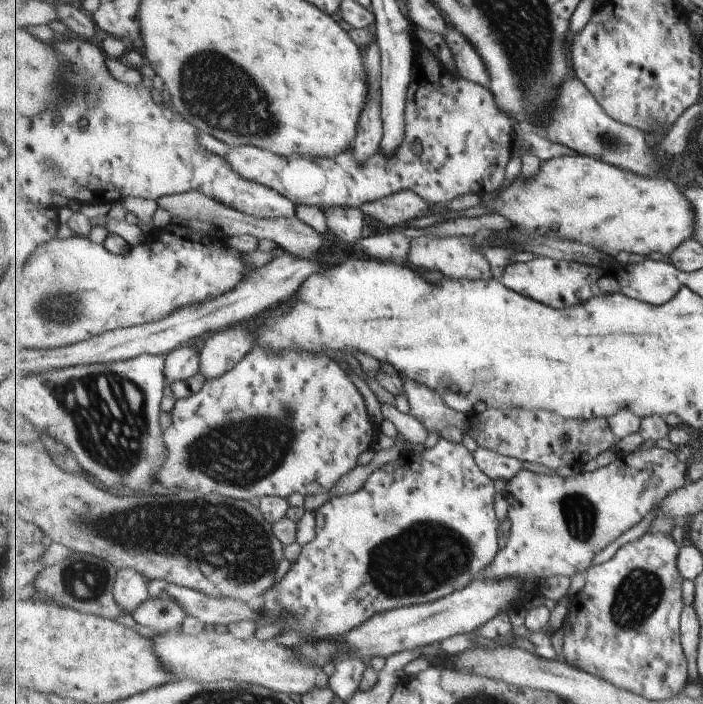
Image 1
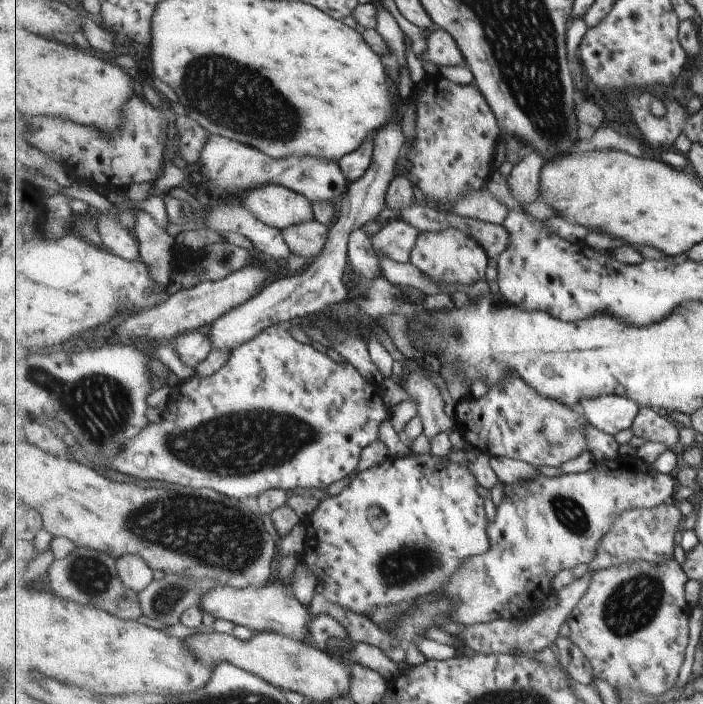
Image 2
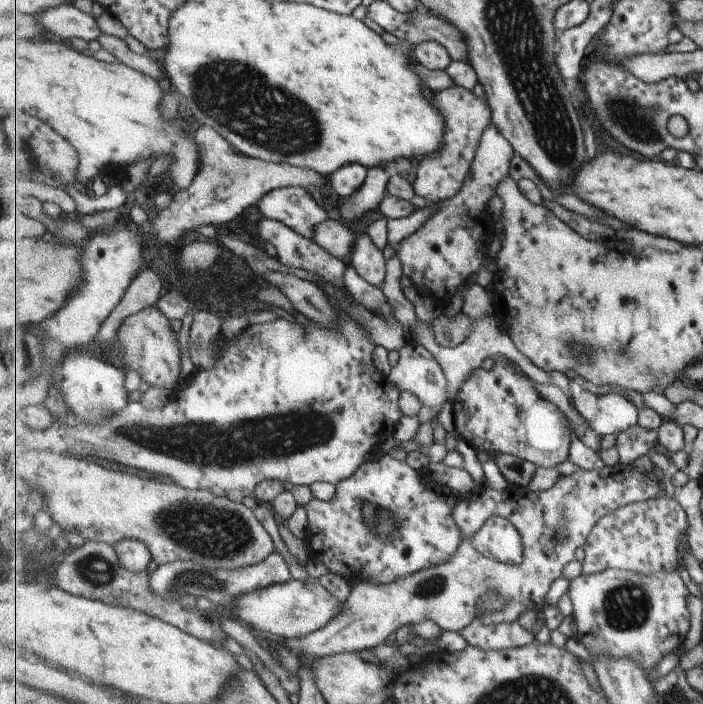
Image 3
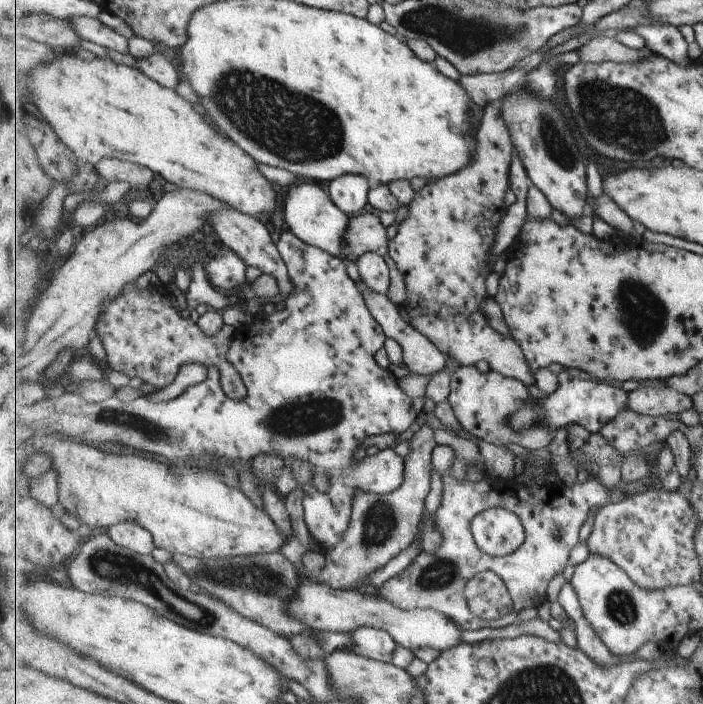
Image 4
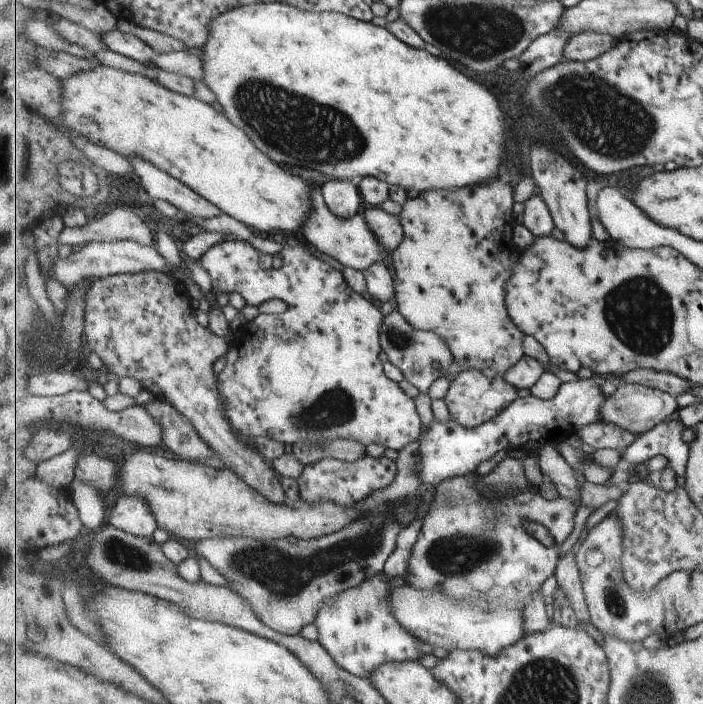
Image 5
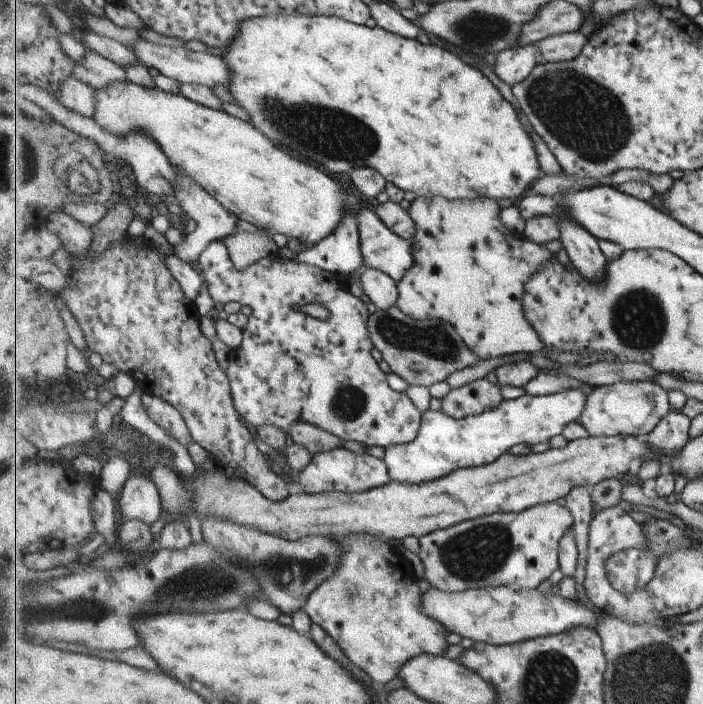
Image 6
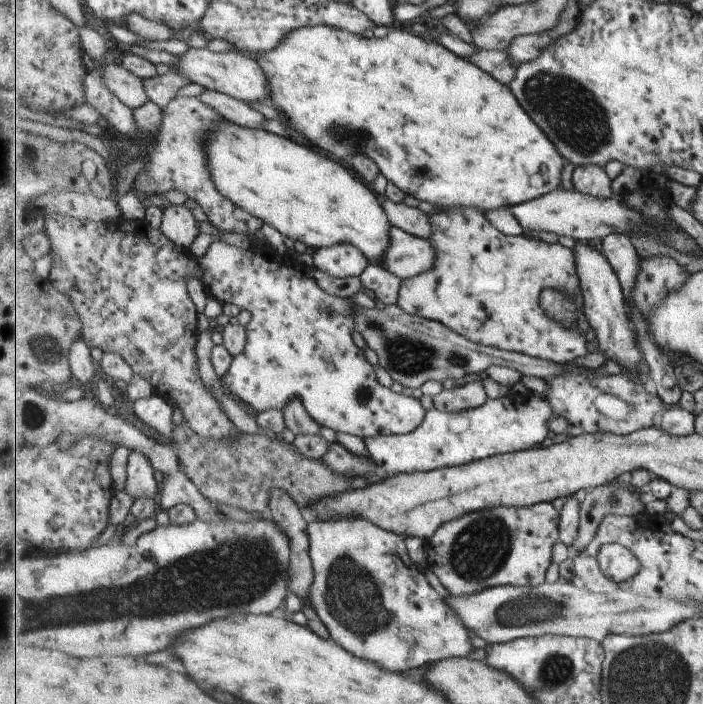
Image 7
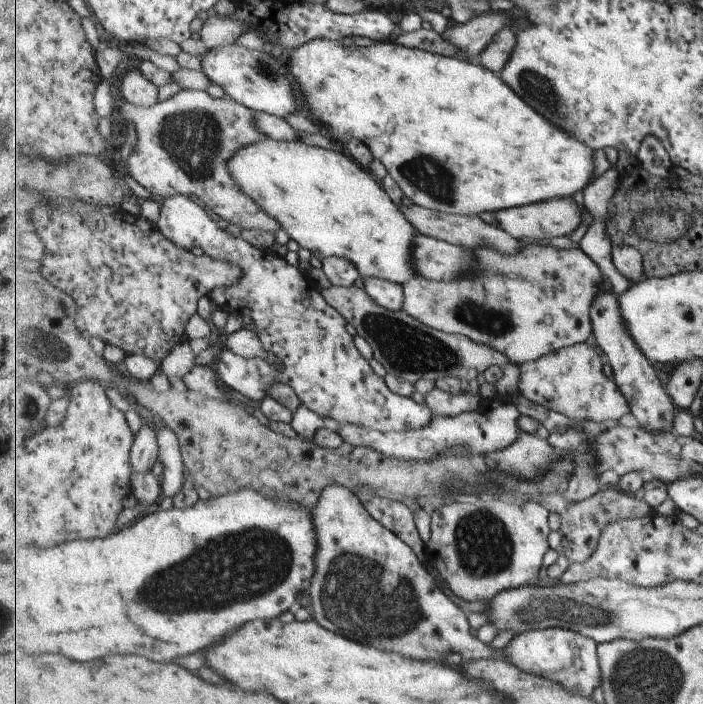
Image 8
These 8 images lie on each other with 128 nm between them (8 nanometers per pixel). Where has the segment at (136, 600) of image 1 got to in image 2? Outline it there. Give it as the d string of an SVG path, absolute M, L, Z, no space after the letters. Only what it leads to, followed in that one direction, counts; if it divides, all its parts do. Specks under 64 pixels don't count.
M129 555L117 562L118 578L125 588L139 594L152 582L153 569L140 556Z

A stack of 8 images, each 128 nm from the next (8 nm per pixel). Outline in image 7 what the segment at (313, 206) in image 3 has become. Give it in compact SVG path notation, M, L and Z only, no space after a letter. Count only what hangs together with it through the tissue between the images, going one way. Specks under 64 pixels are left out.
M399 227L392 228L391 238L391 248L384 264L380 264L382 267L401 280L431 270L436 261L436 250L430 240L409 234Z

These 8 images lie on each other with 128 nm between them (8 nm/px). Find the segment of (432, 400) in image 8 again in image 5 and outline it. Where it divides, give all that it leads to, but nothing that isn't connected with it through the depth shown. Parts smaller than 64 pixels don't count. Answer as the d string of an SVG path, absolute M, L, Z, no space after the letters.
M465 368L456 374L451 384L450 391L445 398L451 419L470 429L499 416L519 396L517 394L519 388L510 383L503 375L496 374L493 378L487 378L483 372L473 368Z

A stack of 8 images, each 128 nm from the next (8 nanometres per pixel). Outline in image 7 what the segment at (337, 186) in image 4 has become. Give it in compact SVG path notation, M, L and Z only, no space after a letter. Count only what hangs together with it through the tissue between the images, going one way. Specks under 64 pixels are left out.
M341 243L317 249L313 254L313 264L335 278L349 278L360 277L370 265L370 260L354 244Z

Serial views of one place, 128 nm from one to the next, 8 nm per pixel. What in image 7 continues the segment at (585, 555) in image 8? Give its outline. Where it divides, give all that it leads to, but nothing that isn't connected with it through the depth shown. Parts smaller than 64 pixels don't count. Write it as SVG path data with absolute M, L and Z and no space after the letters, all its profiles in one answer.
M616 481L598 486L583 494L580 510L580 531L576 543L572 548L580 552L587 548L587 544L596 537L601 523L609 515L631 515L633 508L644 510L646 500L639 498L625 485Z

